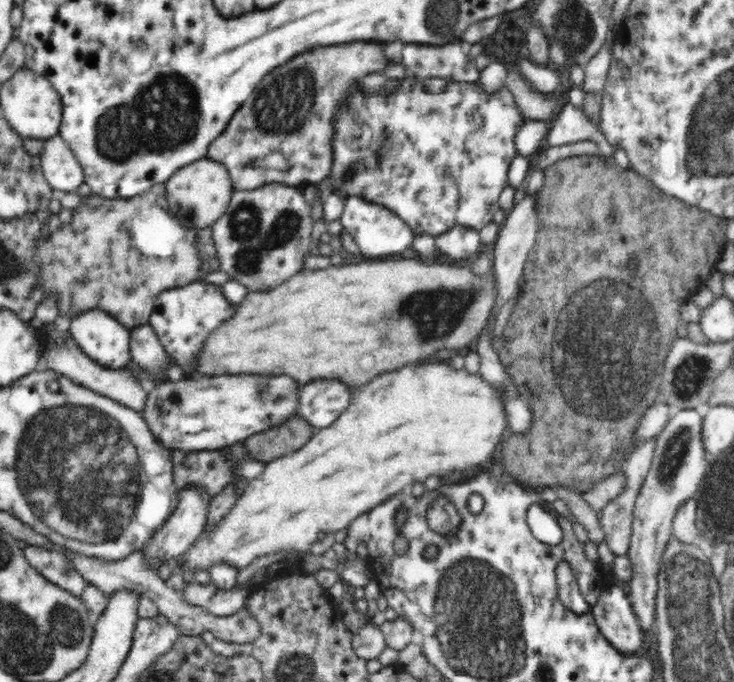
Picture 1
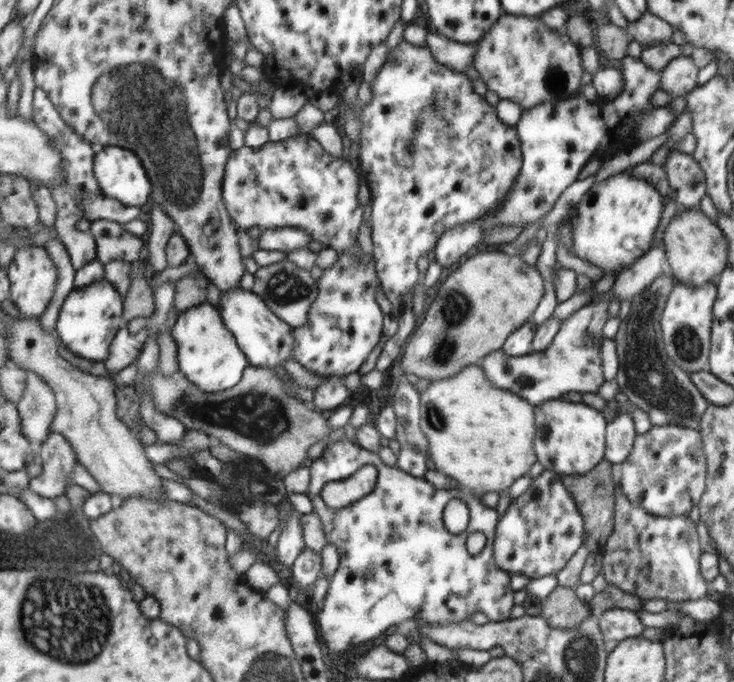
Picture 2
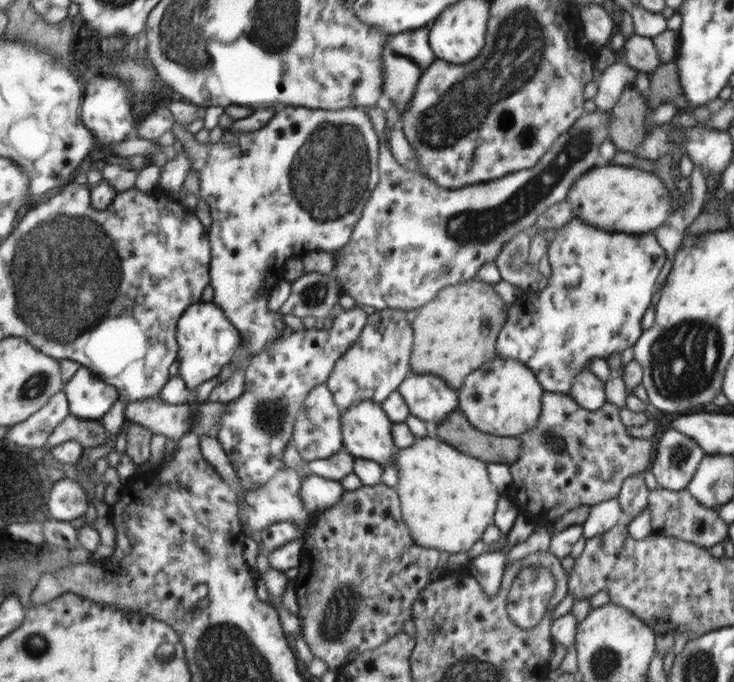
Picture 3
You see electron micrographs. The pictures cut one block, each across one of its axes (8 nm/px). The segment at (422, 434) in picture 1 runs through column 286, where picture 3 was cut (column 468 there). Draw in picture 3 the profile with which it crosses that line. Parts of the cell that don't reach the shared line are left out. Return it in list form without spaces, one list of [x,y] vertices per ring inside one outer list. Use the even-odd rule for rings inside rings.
[[[416,437],[407,448],[398,449],[394,462],[397,466],[397,496],[401,499],[401,518],[405,528],[413,536],[415,544],[423,548],[434,548],[439,552],[457,554],[471,548],[483,534],[483,530],[493,522],[493,512],[497,500],[497,489],[493,488],[485,463],[475,457],[461,453],[445,441],[430,437]]]

